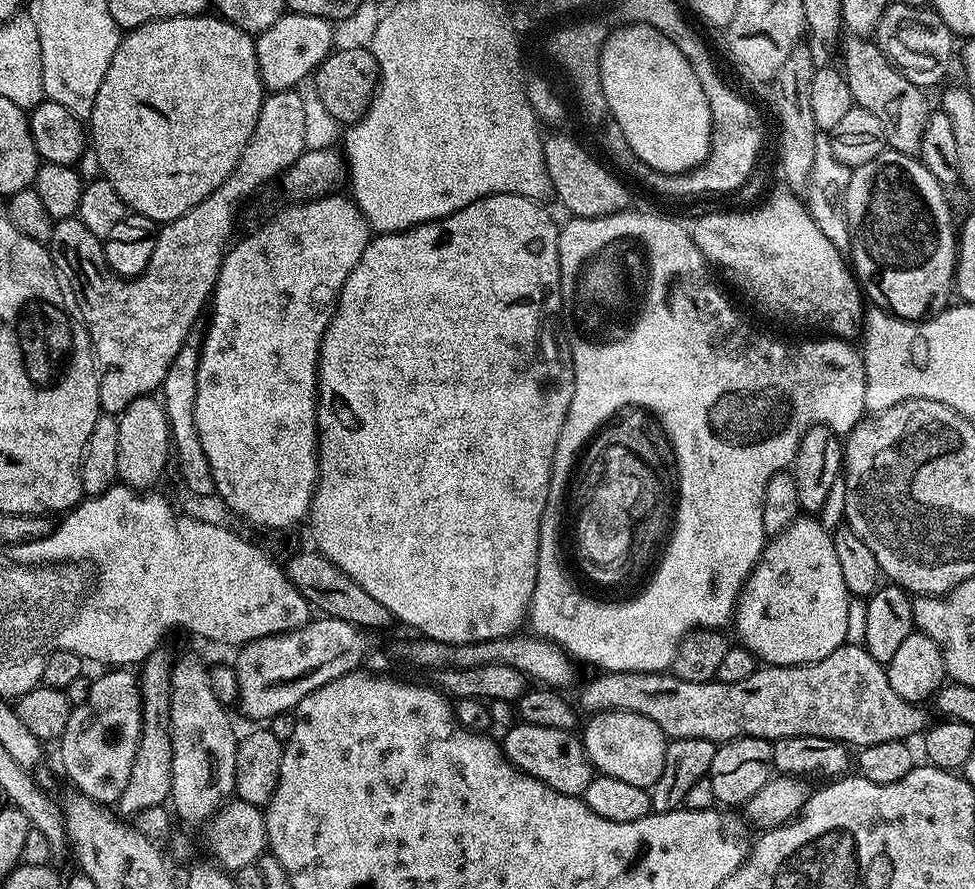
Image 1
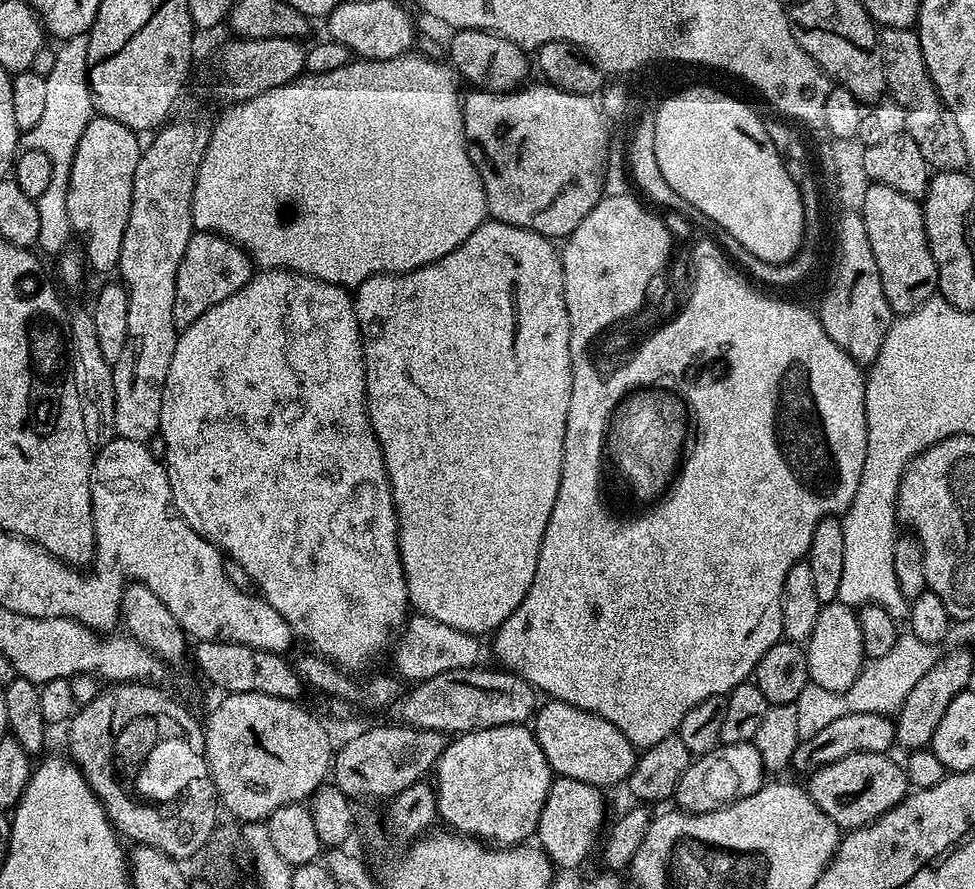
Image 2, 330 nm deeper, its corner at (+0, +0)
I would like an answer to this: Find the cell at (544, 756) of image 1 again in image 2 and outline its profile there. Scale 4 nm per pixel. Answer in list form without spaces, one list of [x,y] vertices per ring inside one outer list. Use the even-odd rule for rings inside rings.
[[[511,724],[465,732],[449,739],[436,761],[436,811],[451,831],[483,838],[496,846],[531,841],[554,773],[528,724]],[[440,783],[440,784],[439,784]],[[529,839],[529,840],[528,840]]]

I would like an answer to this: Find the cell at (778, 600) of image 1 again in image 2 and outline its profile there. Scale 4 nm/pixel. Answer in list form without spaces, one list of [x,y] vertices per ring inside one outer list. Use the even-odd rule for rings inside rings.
[[[833,602],[821,607],[818,622],[814,625],[814,634],[810,634],[806,642],[808,678],[811,683],[823,686],[826,690],[845,692],[854,678],[858,678],[866,663],[859,626],[859,615],[845,604]]]

